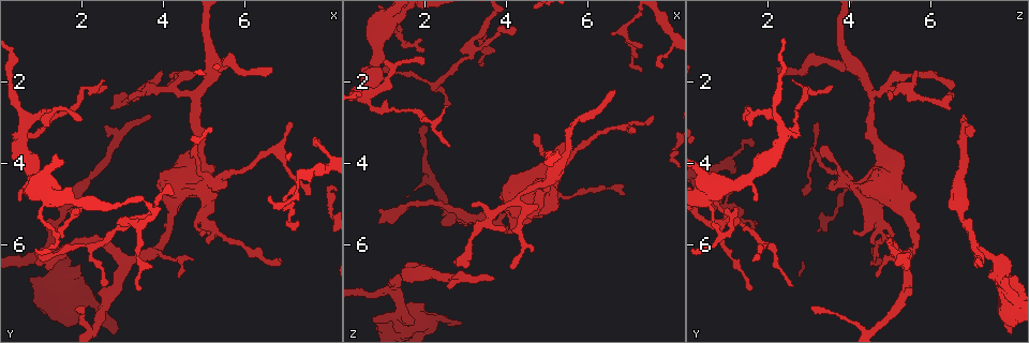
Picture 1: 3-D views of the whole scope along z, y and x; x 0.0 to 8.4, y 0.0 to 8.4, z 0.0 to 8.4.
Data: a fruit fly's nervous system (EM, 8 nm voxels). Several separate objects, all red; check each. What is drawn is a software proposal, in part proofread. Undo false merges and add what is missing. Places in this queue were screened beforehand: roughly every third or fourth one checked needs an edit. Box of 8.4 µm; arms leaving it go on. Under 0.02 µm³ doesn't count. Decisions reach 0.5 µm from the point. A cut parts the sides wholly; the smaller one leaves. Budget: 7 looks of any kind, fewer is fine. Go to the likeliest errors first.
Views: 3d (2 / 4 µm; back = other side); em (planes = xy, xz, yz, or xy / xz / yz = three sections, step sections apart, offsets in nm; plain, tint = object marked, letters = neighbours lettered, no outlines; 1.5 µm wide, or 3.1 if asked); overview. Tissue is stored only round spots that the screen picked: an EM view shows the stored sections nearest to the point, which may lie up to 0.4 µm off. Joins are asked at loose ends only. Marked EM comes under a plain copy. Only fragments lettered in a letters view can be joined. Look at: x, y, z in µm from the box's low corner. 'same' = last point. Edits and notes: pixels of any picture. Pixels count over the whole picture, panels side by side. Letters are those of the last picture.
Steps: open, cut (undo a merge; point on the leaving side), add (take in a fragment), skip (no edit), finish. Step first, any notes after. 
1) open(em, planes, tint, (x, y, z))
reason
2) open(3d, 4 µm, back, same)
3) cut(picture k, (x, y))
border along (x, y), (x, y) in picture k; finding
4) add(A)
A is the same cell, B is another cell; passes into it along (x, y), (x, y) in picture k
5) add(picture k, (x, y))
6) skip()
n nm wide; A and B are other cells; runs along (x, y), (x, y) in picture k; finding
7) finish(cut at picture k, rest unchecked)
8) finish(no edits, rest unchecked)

open(em, yz, step 4, letters, (3.75, 2.85, 6.85))
branch stops here

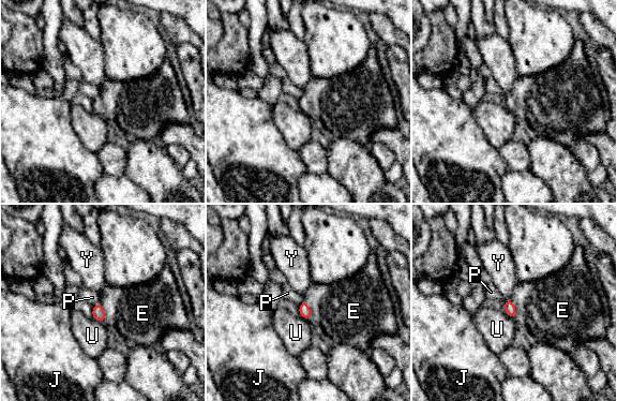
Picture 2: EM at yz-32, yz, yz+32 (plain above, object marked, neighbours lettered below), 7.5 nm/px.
add(E)
E is the same cell, J, P, U and Y are other cells; passes into it along (304, 311), (309, 308), (342, 309) in picture 2; the cell continues

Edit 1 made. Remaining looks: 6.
open(overview)
redraw

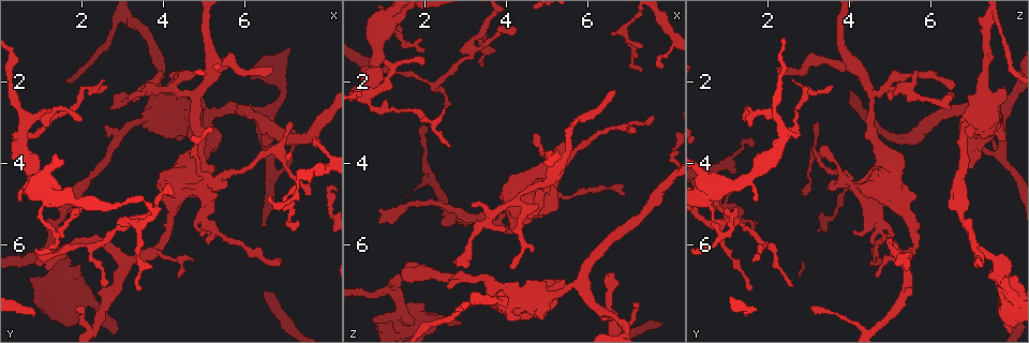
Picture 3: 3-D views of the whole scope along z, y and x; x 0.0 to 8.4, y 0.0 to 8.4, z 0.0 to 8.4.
open(3d, 4 µm, (6.65, 1.65, 2.25))
tapers out

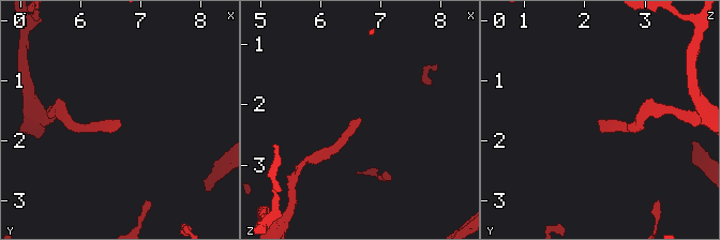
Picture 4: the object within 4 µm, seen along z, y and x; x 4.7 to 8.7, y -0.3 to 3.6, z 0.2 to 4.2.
open(em, planes, tint, (6.65, 1.65, 2.20))

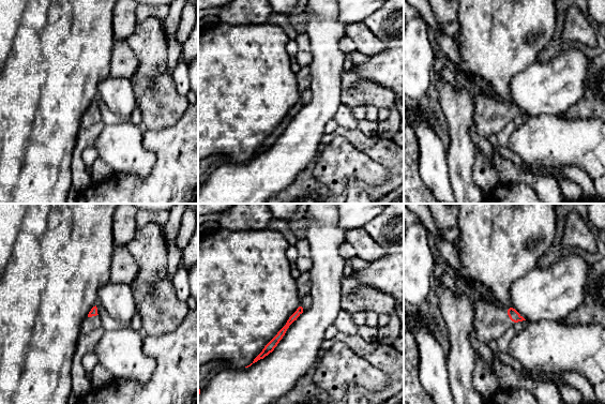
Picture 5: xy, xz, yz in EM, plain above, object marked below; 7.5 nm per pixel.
open(em, planes, letters, same)
what lies round it

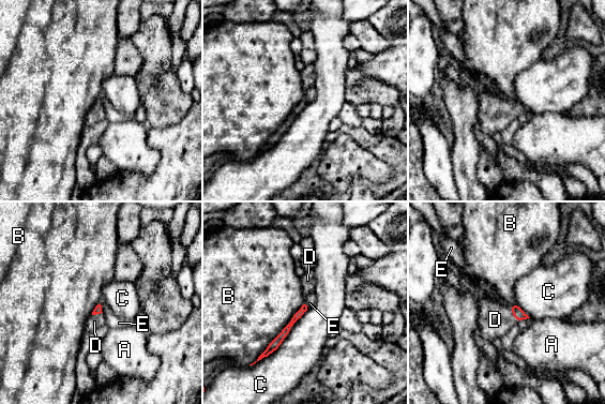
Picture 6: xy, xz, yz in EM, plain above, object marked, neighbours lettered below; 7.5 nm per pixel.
add(D)
D is the same cell, A, B, C and E are other cells; it goes on there

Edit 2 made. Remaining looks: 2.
finish(add at picture 2, add at picture 6, rest unchecked)

